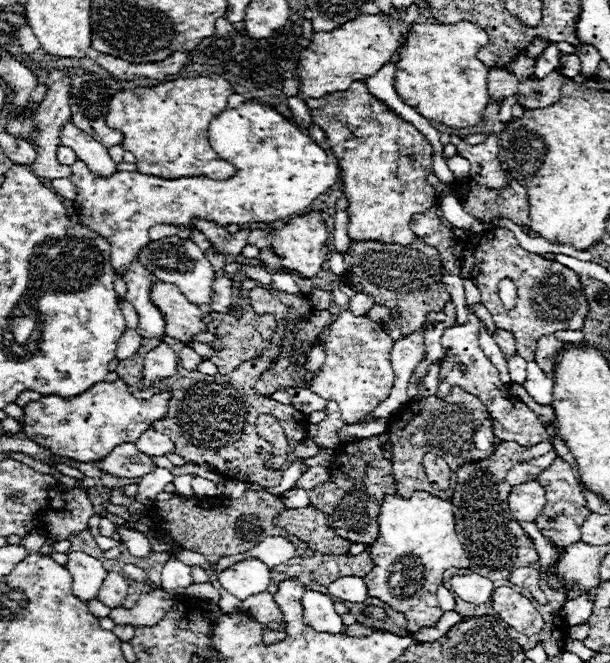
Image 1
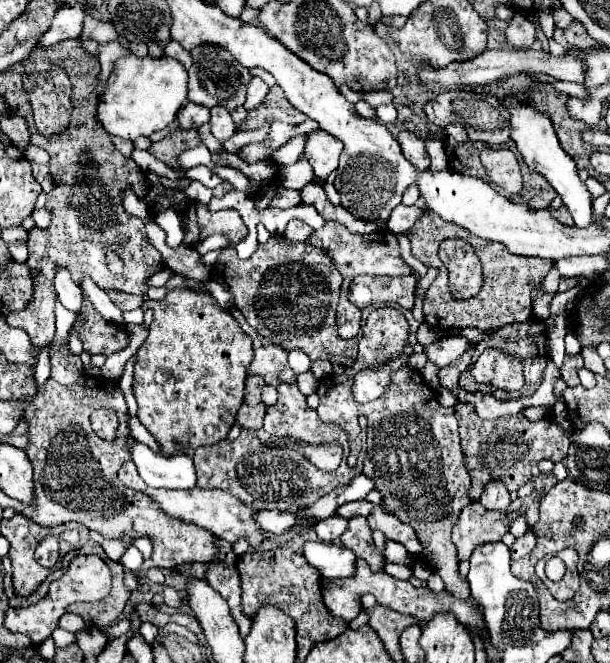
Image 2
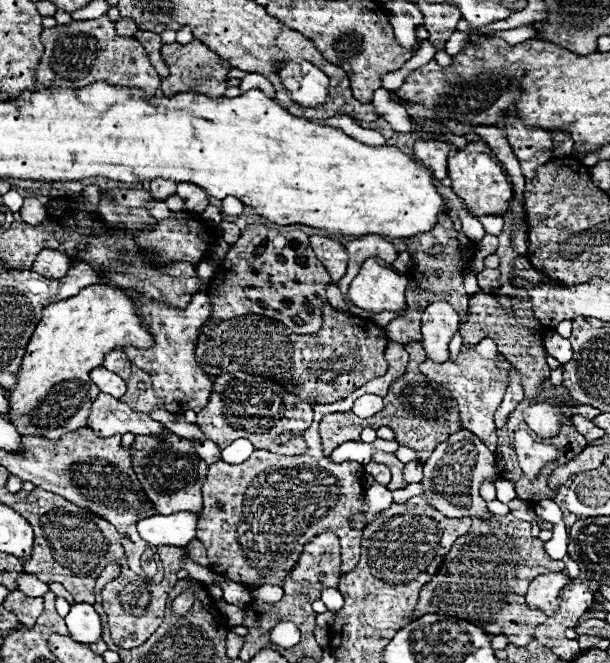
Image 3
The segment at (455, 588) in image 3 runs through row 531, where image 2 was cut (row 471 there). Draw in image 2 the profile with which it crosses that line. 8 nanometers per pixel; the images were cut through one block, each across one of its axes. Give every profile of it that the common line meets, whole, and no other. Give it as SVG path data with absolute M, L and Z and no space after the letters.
M468 404L456 406L456 418L460 424L462 450L466 454L468 470L472 474L472 490L470 490L472 500L480 498L480 492L488 482L488 478L490 480L500 478L510 492L518 490L522 484L530 480L530 470L540 460L546 458L552 462L562 462L570 446L568 434L560 430L552 418L530 422L522 414L516 414L516 416L496 418L496 420L482 420Z

